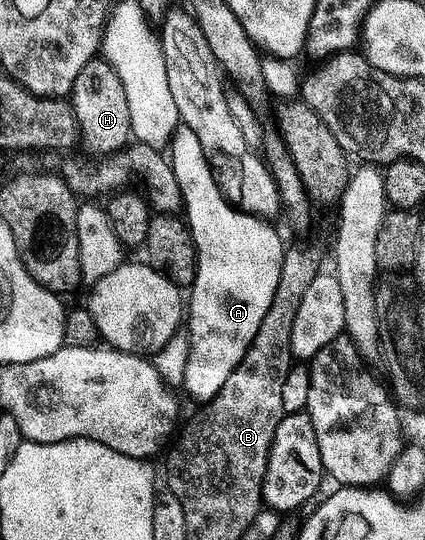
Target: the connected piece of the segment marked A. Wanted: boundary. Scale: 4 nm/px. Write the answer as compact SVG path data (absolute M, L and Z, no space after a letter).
M178 128L171 142L172 149L173 170L179 179L179 187L185 200L183 213L197 248L197 278L191 287L193 302L190 300L187 305L187 332L191 355L183 389L195 400L201 401L200 403L208 403L217 398L219 391L223 391L223 383L231 379L239 363L243 363L255 335L259 335L259 327L263 324L267 311L271 311L271 299L275 299L275 291L279 288L279 275L287 245L286 242L281 242L280 235L269 226L272 224L268 220L242 213L226 201L221 186L213 178L203 147L199 147L199 139L195 139L195 131Z

